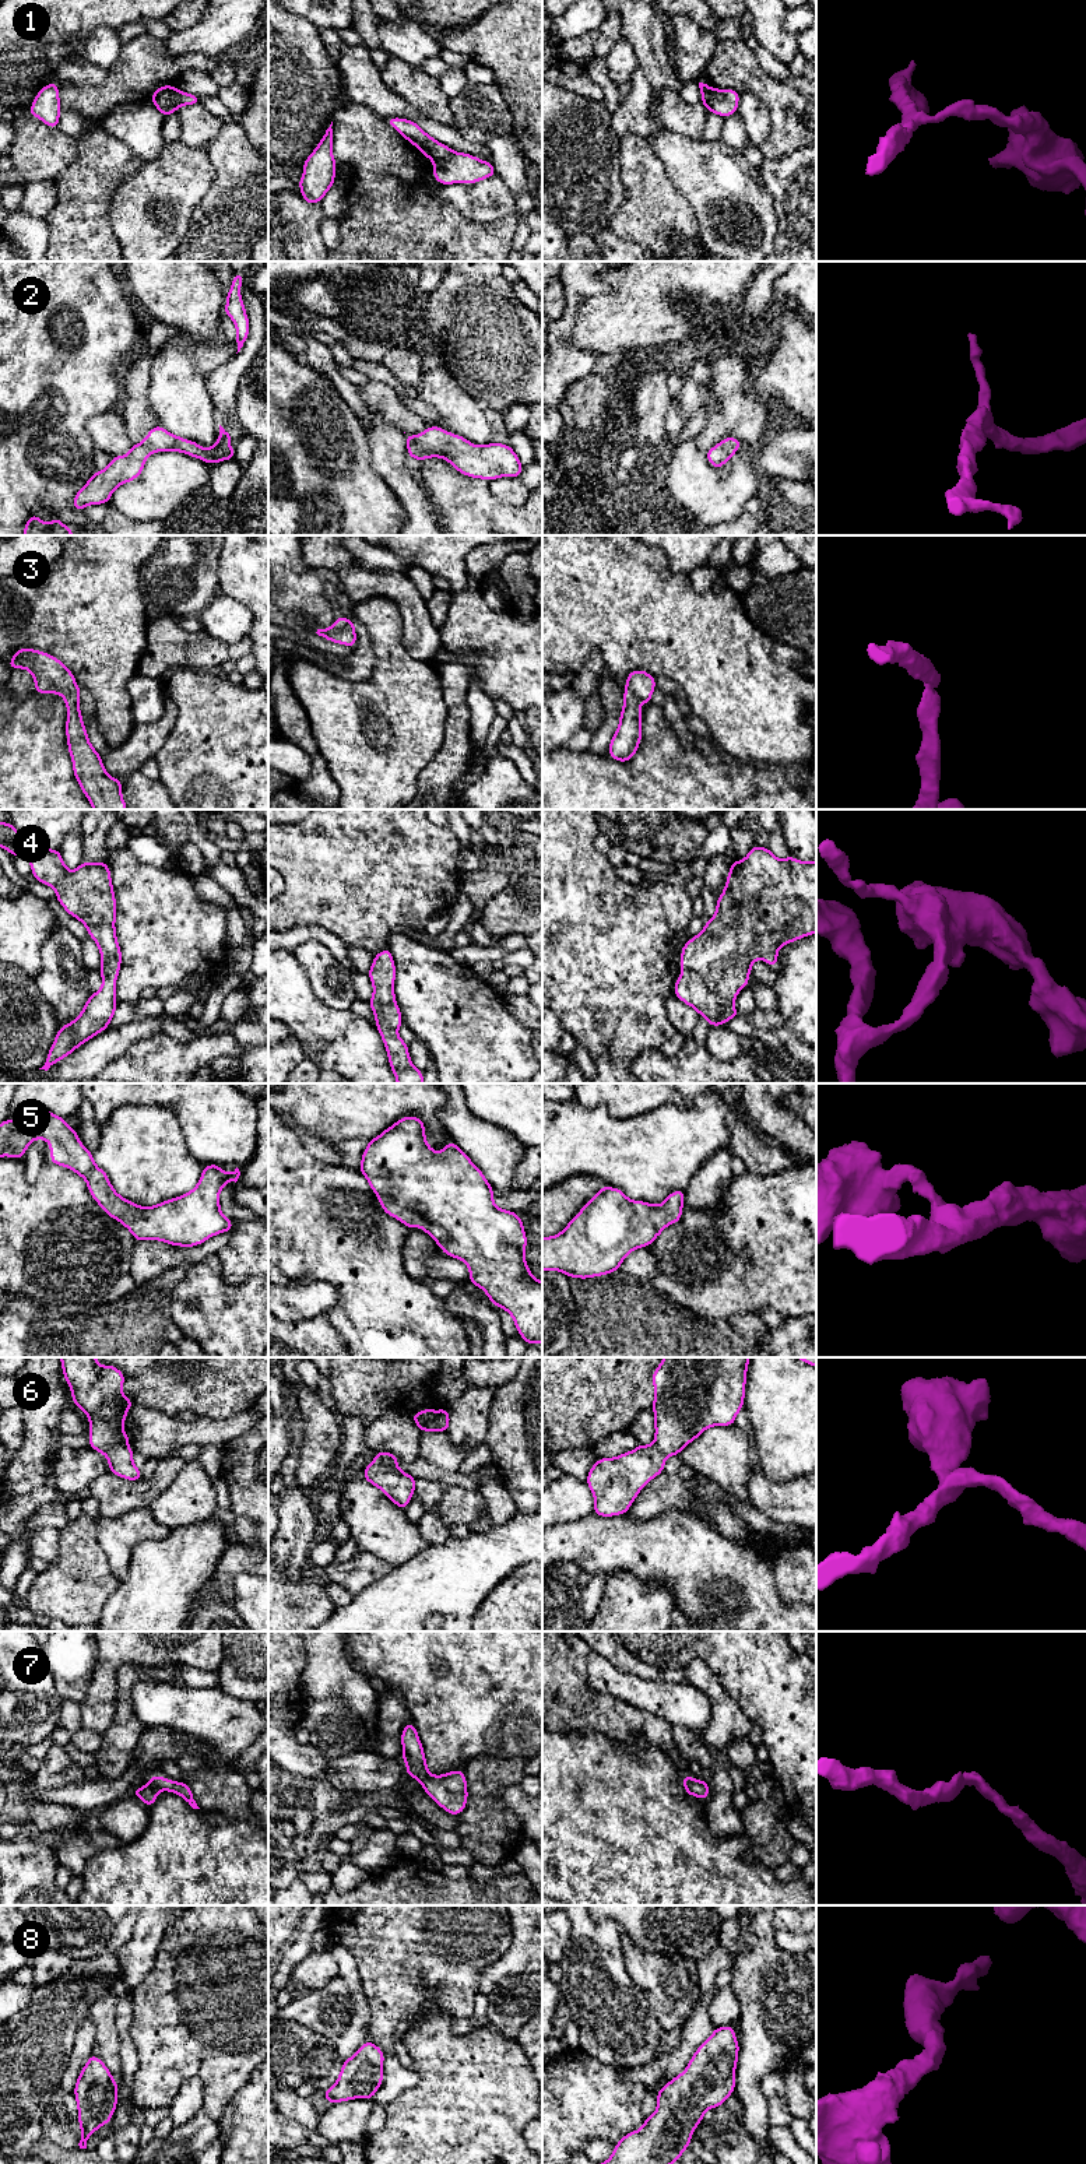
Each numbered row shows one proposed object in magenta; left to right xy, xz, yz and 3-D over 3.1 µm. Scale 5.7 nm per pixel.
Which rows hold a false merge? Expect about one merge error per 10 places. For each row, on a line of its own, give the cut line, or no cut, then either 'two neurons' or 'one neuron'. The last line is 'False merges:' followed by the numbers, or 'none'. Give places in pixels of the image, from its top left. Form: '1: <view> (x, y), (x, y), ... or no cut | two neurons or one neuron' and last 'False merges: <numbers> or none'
1: yz (712, 88), (710, 111) | two neurons
2: no cut | one neuron
3: no cut | one neuron
4: no cut | one neuron
5: no cut | one neuron
6: no cut | one neuron
7: no cut | one neuron
8: no cut | one neuron
False merges: 1

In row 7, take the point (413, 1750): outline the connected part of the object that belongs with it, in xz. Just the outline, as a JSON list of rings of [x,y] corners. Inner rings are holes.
[[[412,1721],[403,1729],[401,1745],[407,1777],[418,1780],[428,1796],[447,1813],[458,1816],[465,1809],[468,1798],[467,1780],[463,1770],[432,1775],[428,1770],[423,1746]]]

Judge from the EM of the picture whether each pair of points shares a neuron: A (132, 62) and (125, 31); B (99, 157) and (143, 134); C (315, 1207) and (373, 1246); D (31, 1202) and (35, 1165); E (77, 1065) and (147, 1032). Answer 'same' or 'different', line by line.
A: different
B: different
C: same
D: different
E: same

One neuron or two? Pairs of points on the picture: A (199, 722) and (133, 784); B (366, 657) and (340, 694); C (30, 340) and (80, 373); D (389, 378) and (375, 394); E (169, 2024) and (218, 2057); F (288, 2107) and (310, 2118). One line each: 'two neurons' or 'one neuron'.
A: two neurons
B: two neurons
C: one neuron
D: two neurons
E: one neuron
F: one neuron

